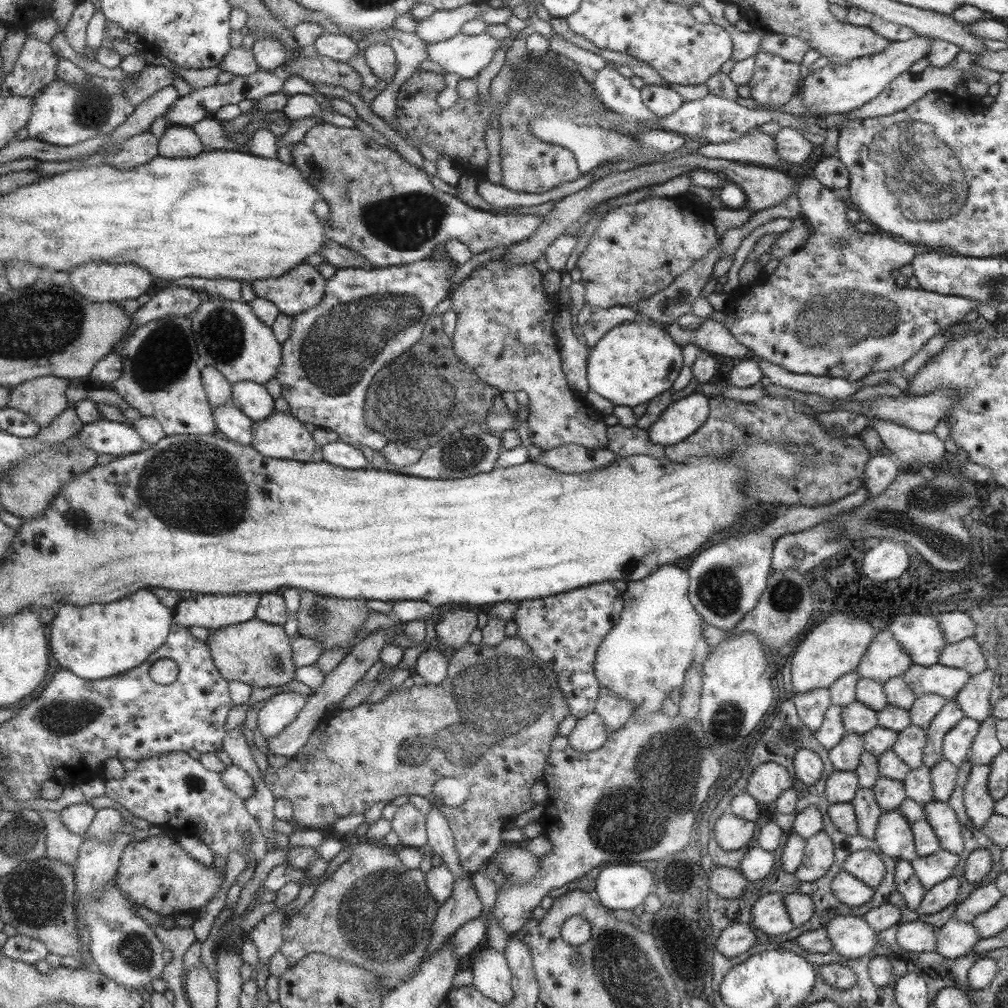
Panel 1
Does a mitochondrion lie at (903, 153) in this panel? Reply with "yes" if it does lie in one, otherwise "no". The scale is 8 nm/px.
yes

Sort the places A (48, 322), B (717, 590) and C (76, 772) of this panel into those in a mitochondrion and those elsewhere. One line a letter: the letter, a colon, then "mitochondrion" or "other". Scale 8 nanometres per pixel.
A: mitochondrion
B: mitochondrion
C: other

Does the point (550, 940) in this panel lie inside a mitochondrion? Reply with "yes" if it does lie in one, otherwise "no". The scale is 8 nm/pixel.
no

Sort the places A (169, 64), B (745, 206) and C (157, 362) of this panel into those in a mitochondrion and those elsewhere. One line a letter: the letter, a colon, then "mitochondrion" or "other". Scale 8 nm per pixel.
A: other
B: other
C: mitochondrion

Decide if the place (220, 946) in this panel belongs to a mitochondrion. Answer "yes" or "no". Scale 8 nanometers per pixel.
no

